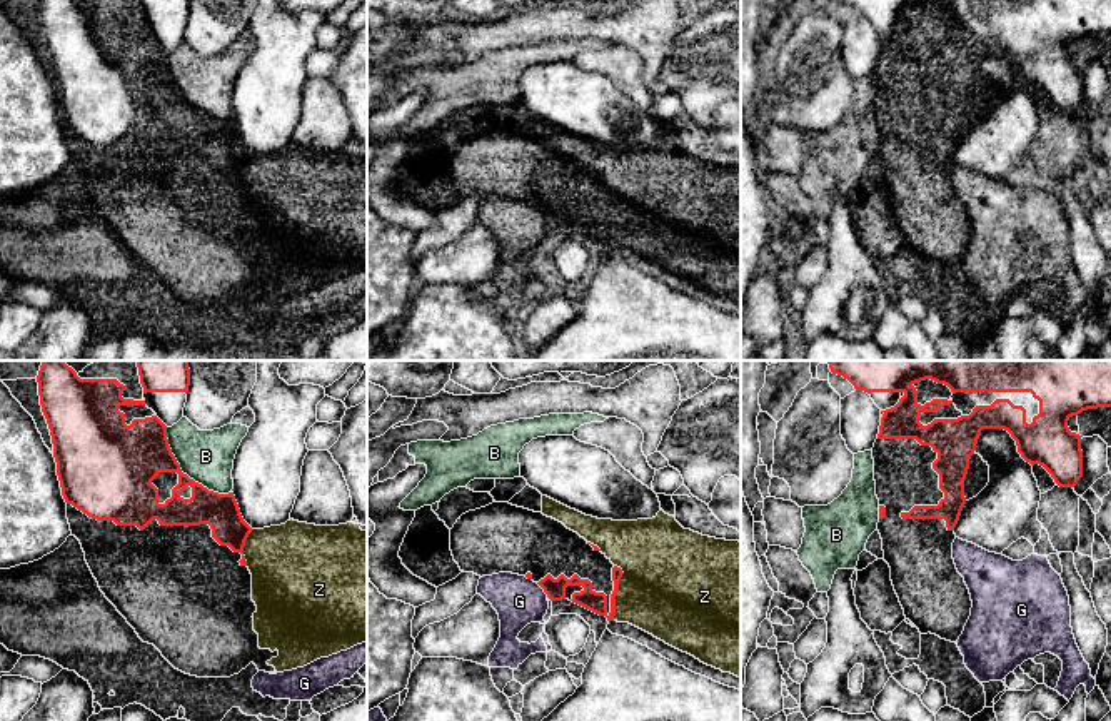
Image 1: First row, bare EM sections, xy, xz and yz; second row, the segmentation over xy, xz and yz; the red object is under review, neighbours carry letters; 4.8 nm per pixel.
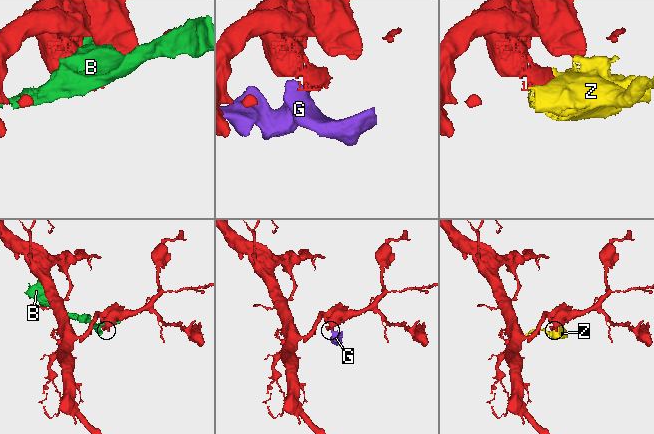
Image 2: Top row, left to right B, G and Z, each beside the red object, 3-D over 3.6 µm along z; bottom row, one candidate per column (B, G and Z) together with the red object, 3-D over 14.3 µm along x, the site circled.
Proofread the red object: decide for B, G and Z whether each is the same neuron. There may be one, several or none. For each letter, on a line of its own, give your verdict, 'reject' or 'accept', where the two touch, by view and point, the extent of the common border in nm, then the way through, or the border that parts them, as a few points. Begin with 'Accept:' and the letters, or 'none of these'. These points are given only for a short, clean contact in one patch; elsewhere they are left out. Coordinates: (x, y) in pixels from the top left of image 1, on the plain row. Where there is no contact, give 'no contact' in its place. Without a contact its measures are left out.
Accept: none of these
B: reject | xy (186, 100) | 440 nm
G: reject | xz (542, 214) | 90 nm | along xz (536, 209), (547, 222)
Z: reject | xz (618, 217) | 280 nm

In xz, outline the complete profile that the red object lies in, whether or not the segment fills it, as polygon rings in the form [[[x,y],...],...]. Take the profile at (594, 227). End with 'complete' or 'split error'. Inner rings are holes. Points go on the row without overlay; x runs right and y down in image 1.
[[[617,192],[612,194],[614,217],[609,224],[604,219],[596,219],[592,215],[592,209],[589,205],[581,205],[577,200],[574,200],[571,205],[567,205],[564,200],[561,200],[557,205],[547,200],[537,210],[544,215],[544,219],[550,227],[566,225],[567,212],[582,212],[584,215],[581,219],[574,219],[571,227],[599,242],[606,242],[607,247],[614,247],[616,222],[619,219],[619,207],[622,200],[624,199],[621,194]]]; complete

